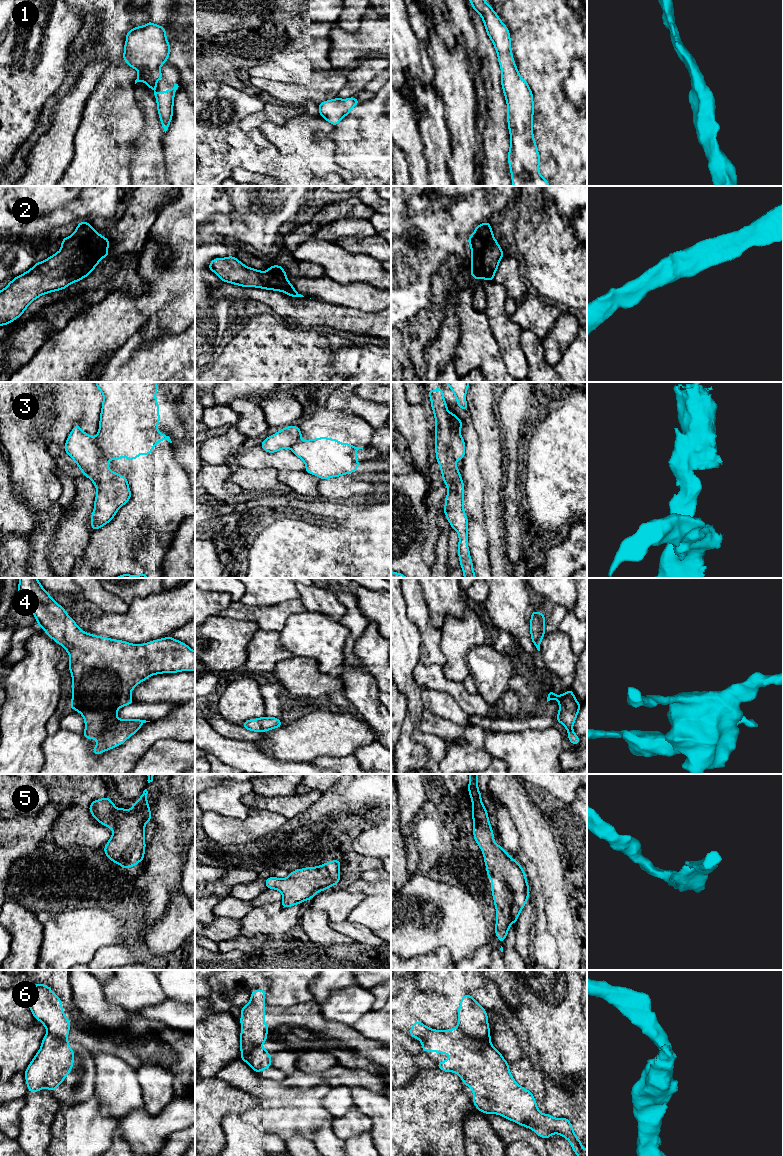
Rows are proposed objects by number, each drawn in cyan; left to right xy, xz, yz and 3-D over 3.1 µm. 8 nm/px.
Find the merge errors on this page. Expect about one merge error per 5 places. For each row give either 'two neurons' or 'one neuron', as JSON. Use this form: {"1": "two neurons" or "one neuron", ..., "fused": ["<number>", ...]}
{"1": "one neuron", "2": "one neuron", "3": "one neuron", "4": "one neuron", "5": "one neuron", "6": "two neurons", "fused": ["6"]}

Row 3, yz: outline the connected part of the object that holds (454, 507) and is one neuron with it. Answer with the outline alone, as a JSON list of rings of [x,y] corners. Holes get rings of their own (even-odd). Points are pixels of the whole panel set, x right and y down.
[[[442,388],[428,390],[428,393],[435,416],[436,459],[441,468],[444,484],[448,488],[448,494],[445,497],[445,506],[443,511],[450,523],[450,526],[456,530],[459,536],[458,555],[464,578],[476,578],[468,548],[468,518],[464,512],[463,503],[464,483],[455,462],[456,460],[463,460],[465,455],[465,442],[460,434],[460,429],[463,427],[463,423],[455,414],[447,410],[447,404],[444,399]]]

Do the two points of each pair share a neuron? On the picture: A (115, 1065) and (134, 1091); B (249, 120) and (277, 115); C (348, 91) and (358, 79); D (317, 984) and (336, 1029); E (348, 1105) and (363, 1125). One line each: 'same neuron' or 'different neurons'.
A: same neuron
B: same neuron
C: same neuron
D: different neurons
E: different neurons

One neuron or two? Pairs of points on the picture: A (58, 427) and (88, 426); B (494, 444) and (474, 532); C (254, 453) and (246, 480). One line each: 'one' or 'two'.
A: one
B: two
C: two

